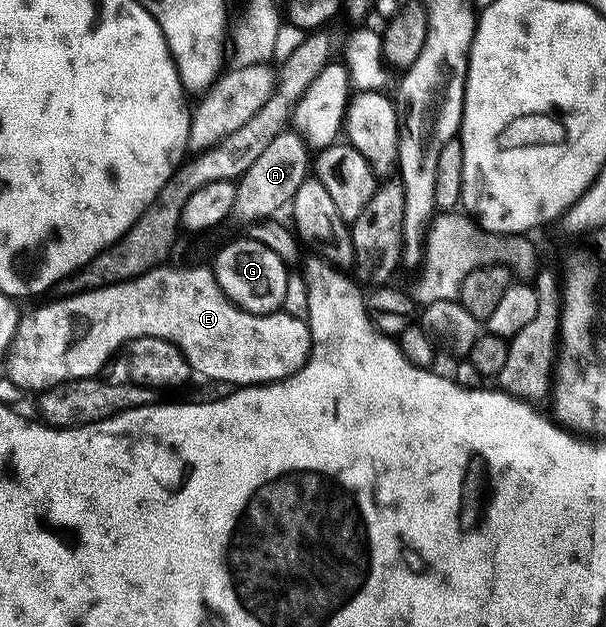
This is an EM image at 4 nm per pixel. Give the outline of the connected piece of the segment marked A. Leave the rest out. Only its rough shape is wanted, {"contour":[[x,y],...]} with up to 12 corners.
{"contour":[[282,130],[238,179],[234,217],[270,219],[312,169],[303,134]]}

